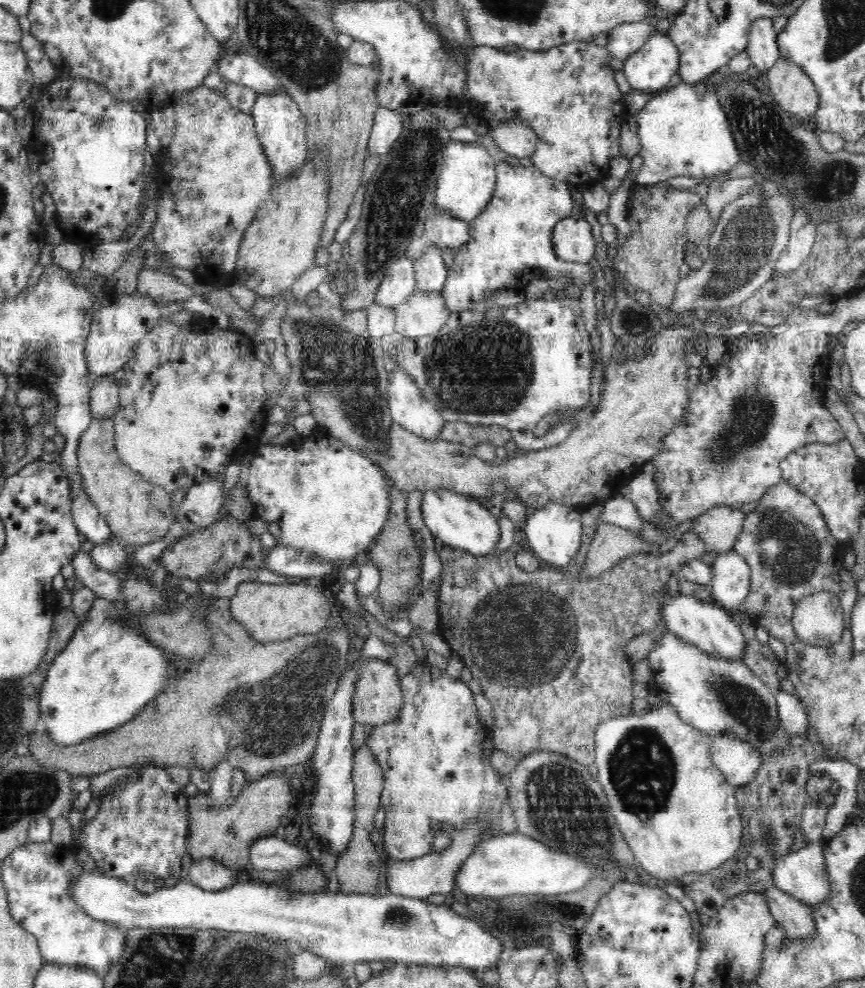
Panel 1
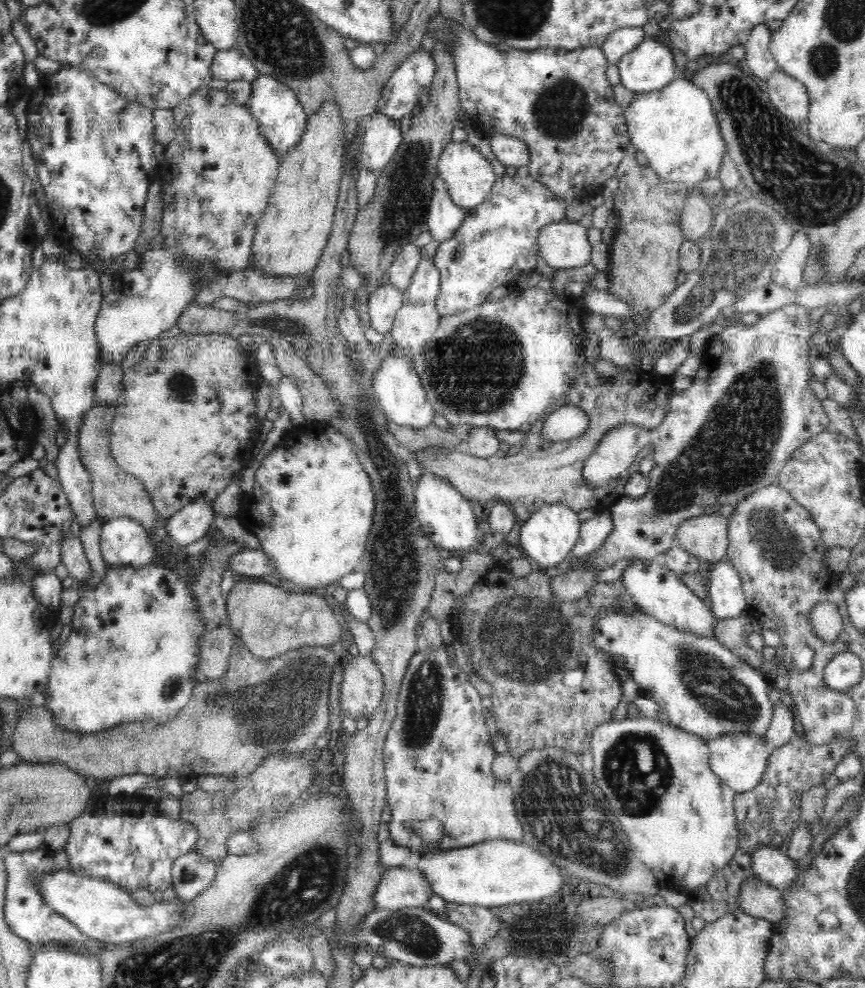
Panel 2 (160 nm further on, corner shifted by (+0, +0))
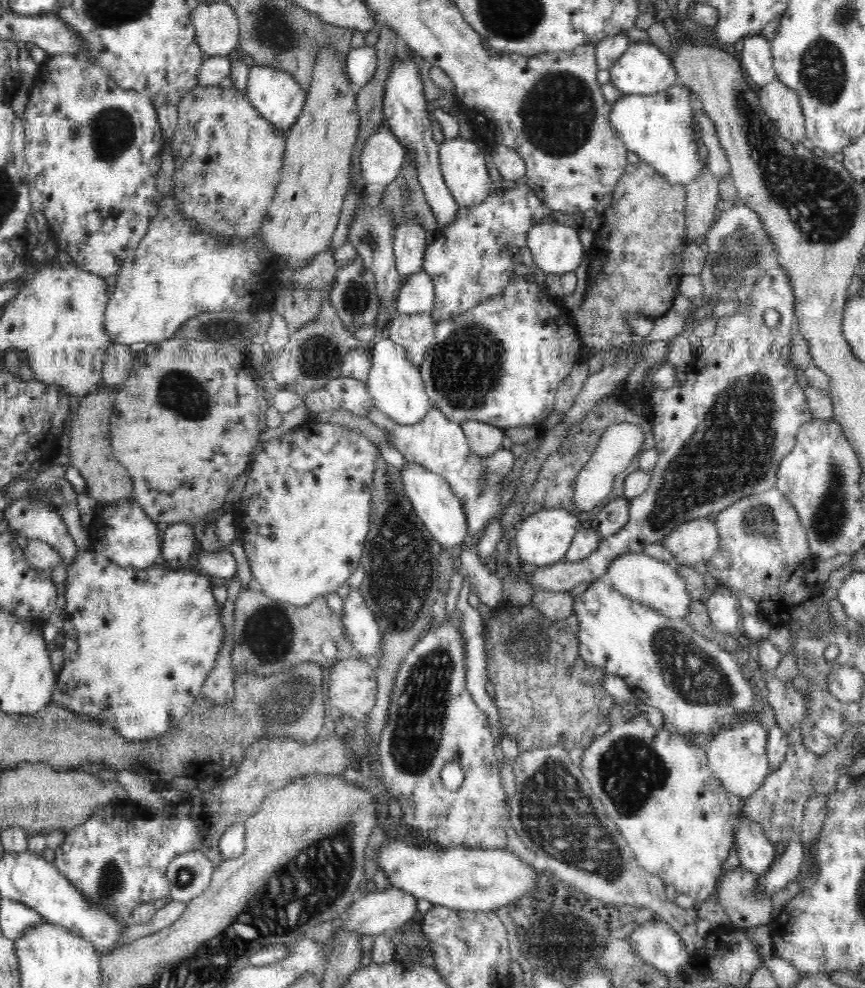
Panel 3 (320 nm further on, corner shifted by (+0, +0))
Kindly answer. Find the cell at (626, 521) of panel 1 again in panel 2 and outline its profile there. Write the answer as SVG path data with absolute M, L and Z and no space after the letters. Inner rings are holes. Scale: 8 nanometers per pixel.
M610 508L601 509L595 518L586 520L581 525L580 536L573 546L570 556L582 558L594 553L603 545L613 530L614 521L612 521Z

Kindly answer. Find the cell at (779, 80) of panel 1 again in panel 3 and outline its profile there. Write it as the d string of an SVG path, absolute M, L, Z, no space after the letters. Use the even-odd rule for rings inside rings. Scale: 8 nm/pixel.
M778 79L757 92L759 108L775 122L778 134L790 143L806 143L805 118L796 93Z

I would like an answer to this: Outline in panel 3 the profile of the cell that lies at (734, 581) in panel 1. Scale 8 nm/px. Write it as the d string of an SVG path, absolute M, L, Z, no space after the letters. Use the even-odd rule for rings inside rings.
M718 584L713 592L704 600L712 627L722 633L734 637L737 634L738 616L741 615L740 601L727 589Z

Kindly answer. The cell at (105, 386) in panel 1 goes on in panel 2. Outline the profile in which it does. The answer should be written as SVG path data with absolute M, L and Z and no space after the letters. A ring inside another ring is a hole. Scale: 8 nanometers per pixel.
M103 363L94 384L98 404L117 405L123 390L124 372L125 369L122 368L121 363Z

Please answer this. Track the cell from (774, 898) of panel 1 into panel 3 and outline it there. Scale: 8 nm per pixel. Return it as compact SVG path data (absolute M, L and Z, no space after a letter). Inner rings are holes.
M740 866L718 880L716 898L731 925L749 928L772 922L771 898L757 892L758 877Z

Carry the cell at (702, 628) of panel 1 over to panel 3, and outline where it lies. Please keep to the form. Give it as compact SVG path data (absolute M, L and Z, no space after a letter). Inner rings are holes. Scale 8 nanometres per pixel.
M624 554L616 556L608 566L606 578L618 592L660 611L666 617L684 619L690 612L693 599L688 594L687 583L680 576L678 566L655 560L646 554Z

